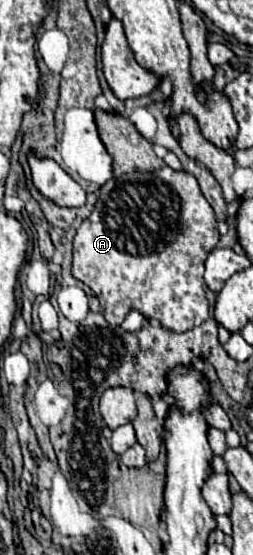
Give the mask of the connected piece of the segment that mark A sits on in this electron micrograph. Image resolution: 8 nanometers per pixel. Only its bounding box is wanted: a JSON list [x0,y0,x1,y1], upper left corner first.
[72,166,220,334]

